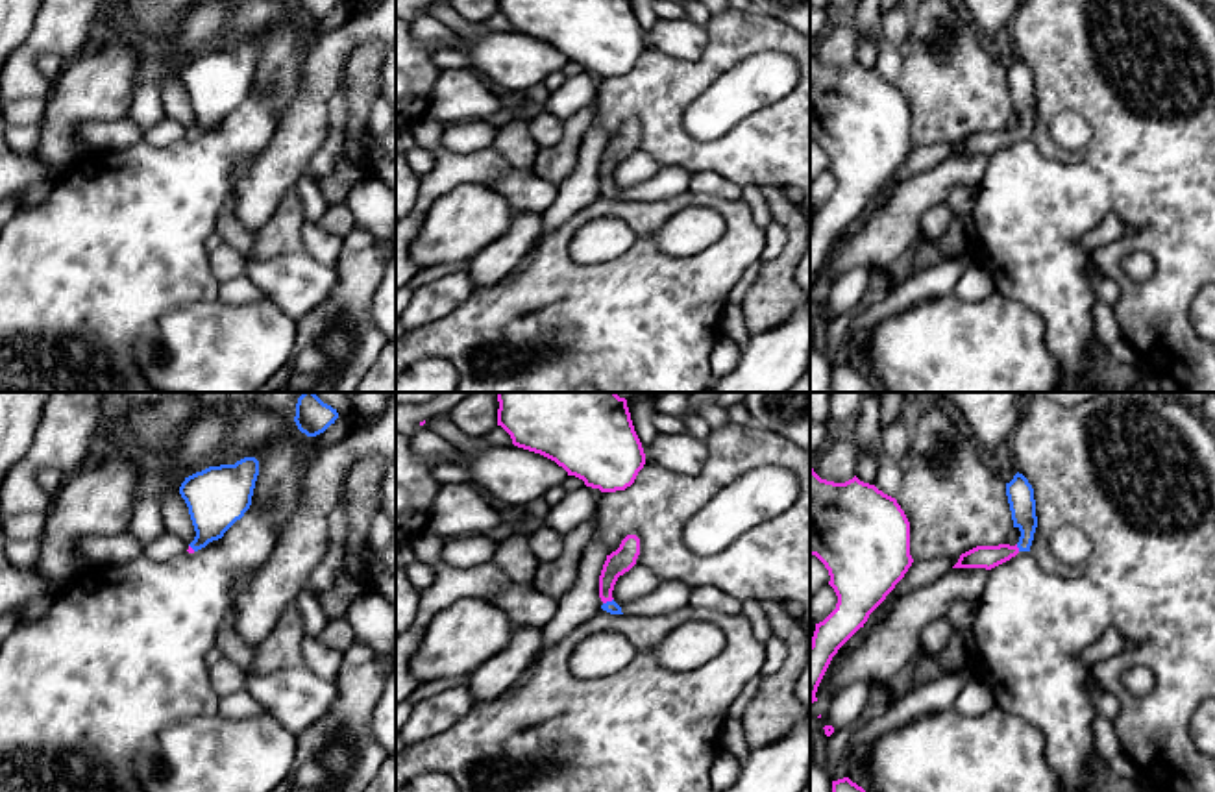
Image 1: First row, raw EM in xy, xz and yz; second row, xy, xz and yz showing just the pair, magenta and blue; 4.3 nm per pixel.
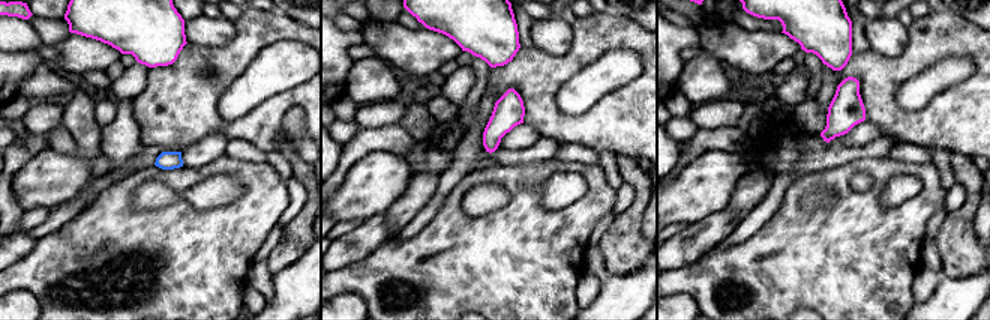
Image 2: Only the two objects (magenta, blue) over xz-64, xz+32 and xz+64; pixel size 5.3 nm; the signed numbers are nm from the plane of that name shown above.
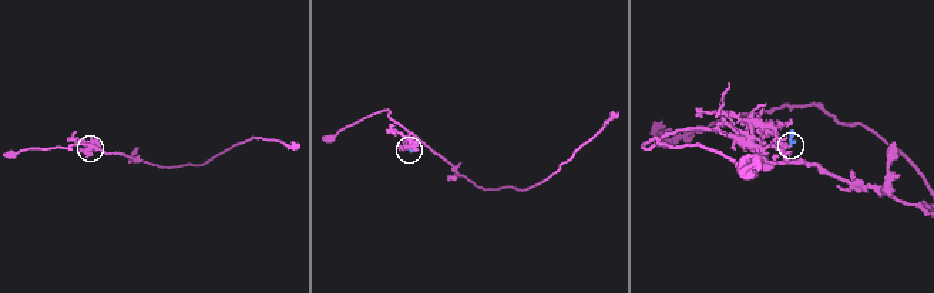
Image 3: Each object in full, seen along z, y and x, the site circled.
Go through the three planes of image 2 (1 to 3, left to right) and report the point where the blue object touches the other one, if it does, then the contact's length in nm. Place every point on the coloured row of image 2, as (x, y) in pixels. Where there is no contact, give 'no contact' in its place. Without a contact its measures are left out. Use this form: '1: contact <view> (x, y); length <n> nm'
1: no contact
2: no contact
3: no contact

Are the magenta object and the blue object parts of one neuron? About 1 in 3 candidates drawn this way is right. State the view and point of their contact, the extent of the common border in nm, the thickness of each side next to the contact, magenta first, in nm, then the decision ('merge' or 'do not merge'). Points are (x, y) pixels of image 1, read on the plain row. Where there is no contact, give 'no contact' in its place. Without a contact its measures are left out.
contact xz (607, 185); length 50 nm; calibres 110 and 60 nm; merge

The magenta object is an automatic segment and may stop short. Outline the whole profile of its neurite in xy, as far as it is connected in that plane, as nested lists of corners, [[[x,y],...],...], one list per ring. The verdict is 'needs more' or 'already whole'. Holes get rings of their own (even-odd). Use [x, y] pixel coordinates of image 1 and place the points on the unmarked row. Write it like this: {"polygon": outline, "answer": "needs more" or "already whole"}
{"polygon": [[[244,43],[235,50],[209,52],[185,63],[179,80],[196,117],[189,139],[222,124],[244,102],[252,91],[257,61],[259,46]]], "answer": "needs more"}

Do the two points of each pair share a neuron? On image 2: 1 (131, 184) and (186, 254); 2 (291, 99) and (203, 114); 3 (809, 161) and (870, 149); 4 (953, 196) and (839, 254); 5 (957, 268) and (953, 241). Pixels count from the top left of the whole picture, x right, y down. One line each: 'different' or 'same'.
1: same
2: same
3: same
4: different
5: same

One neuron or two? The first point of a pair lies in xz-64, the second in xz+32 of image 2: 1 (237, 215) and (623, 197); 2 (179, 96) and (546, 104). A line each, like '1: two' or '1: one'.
1: two
2: one

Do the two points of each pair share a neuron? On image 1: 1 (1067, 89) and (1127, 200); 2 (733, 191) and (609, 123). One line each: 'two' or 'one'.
1: one
2: two

